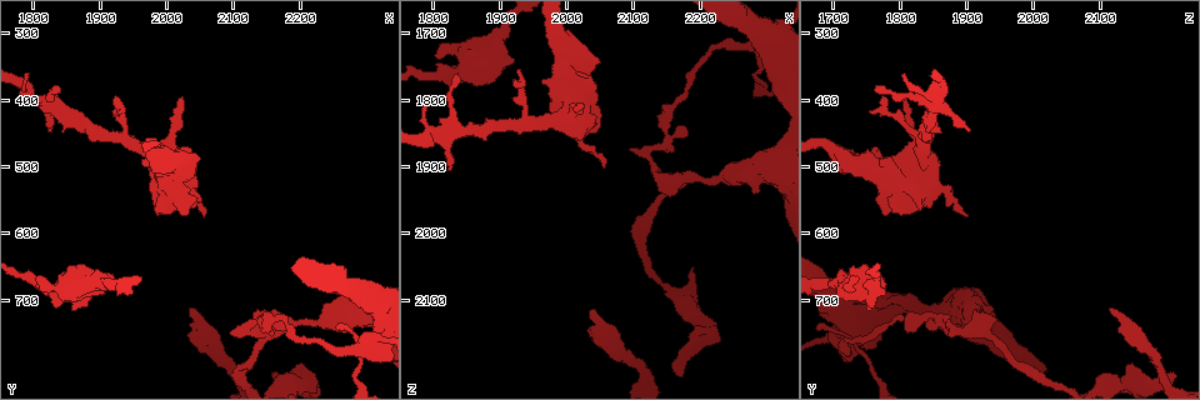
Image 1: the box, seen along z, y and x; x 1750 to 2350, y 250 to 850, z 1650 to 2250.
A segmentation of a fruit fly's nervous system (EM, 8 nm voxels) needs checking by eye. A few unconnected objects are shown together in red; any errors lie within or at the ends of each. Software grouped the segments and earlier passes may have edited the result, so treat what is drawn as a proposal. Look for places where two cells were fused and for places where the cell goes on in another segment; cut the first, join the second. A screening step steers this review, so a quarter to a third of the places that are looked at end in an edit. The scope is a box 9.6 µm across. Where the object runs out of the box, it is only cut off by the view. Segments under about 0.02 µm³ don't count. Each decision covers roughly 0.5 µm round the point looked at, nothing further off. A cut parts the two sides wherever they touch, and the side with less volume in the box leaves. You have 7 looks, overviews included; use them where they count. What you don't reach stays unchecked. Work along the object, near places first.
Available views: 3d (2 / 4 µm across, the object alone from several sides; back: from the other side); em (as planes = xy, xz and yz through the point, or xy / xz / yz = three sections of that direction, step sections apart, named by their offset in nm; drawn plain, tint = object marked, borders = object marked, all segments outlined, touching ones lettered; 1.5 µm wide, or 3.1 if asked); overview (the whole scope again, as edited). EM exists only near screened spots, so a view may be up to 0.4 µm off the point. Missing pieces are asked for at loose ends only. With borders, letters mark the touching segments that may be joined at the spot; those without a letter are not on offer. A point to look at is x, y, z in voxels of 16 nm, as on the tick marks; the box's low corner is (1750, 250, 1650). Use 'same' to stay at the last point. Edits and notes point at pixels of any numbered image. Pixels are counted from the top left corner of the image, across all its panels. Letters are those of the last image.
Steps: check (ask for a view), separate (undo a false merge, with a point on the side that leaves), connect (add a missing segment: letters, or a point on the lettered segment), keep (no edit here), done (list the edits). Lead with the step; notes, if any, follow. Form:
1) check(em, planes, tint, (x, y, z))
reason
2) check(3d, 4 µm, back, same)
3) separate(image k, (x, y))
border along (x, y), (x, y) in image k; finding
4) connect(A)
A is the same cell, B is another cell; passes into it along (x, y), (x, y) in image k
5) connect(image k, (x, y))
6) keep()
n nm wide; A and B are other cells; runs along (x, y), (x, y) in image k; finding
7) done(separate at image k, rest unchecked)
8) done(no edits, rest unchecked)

check(em, planes, tint, (2165, 810, 2215))

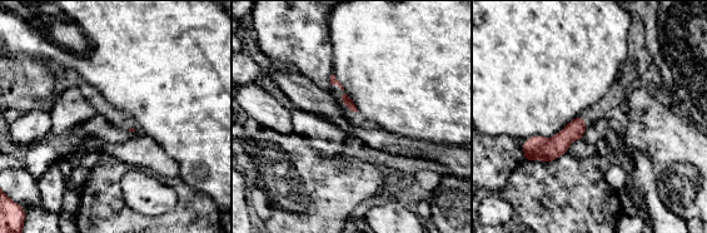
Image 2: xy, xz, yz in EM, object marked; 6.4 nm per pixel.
check(em, planes, borders, same)

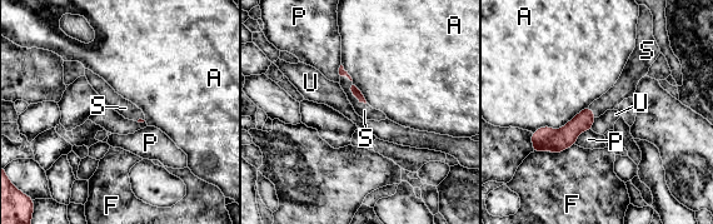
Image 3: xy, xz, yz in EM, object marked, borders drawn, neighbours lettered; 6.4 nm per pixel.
connect(S)
S is the same cell, A, F, P and U are other cells; passes into it along (357, 93), (349, 89), (364, 110) in image 3; the cell continues

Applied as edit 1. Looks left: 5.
check(overview)

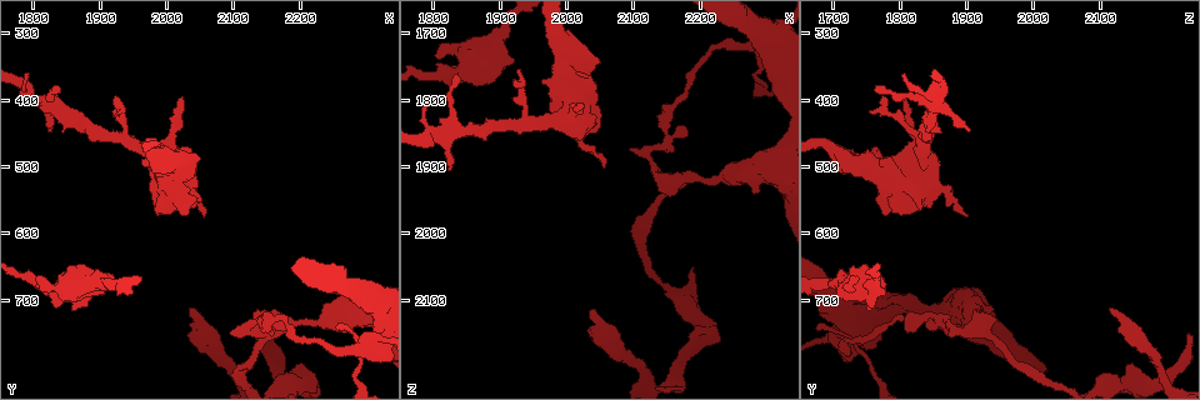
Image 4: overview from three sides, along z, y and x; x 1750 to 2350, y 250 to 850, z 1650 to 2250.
check(em, planes, plain, (2040, 710, 2110))
an open end

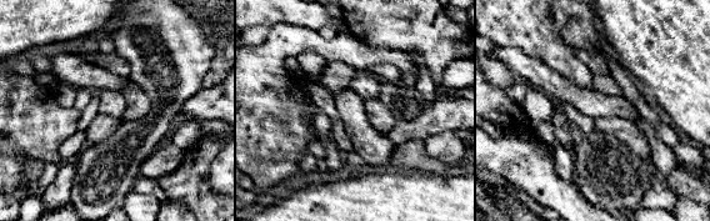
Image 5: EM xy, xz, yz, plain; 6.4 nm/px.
check(em, planes, borders, same)
see the neighbours

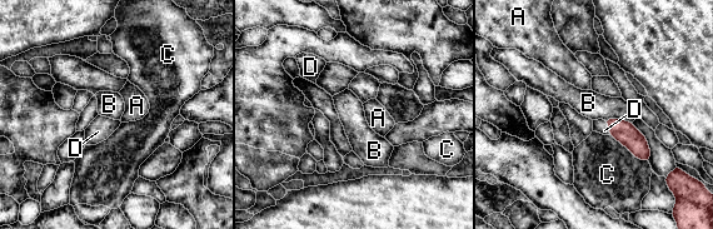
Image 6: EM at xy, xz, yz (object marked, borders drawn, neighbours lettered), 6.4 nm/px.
connect(D)
D is the same cell, A, B and C are other cells; passes into it along (626, 133), (609, 128), (598, 125) in image 6; the cell continues

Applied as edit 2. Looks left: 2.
done(connect at image 3, connect at image 6, rest unchecked)

